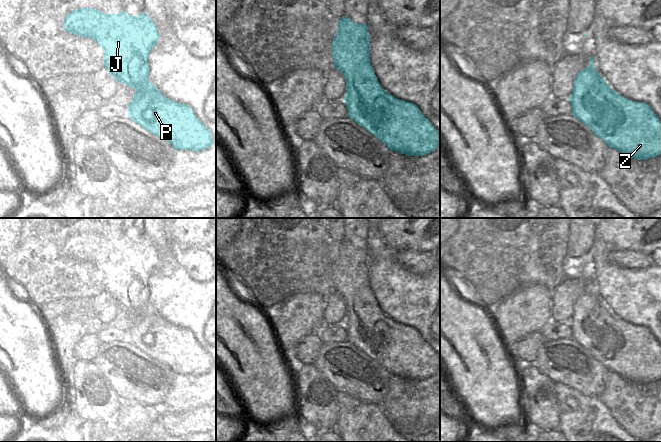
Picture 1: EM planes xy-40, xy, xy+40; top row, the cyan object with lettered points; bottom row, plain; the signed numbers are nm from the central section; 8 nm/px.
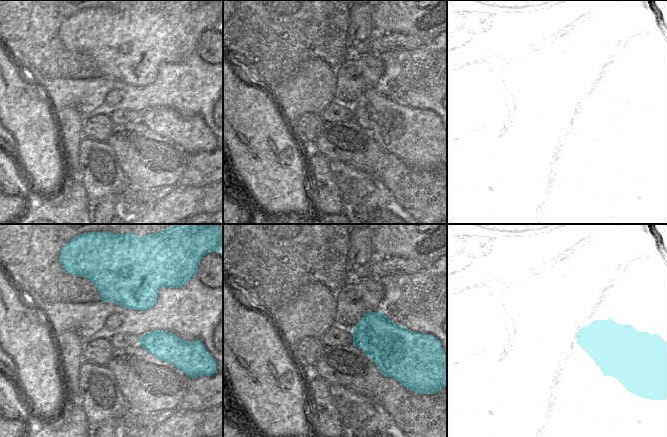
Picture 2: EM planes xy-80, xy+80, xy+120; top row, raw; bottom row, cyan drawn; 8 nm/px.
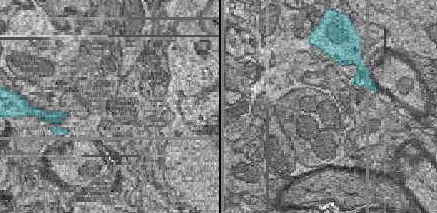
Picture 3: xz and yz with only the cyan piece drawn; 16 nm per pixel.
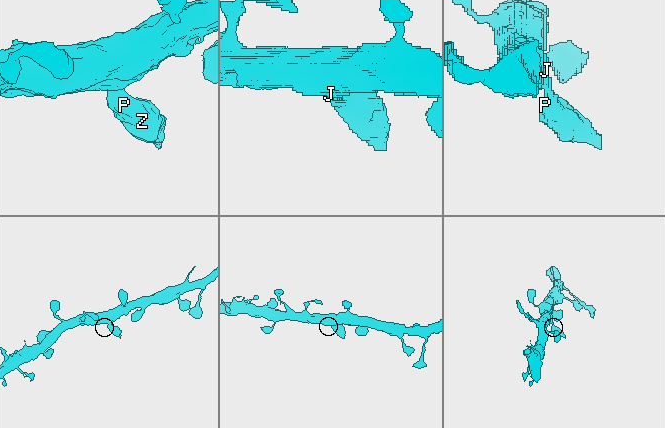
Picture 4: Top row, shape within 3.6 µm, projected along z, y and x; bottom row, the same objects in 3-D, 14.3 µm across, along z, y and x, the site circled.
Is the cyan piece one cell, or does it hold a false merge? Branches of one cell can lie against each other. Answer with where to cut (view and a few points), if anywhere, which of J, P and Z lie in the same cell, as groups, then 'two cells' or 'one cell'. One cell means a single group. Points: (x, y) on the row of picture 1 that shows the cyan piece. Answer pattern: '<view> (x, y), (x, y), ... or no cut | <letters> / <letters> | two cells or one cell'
no cut | J P Z | one cell

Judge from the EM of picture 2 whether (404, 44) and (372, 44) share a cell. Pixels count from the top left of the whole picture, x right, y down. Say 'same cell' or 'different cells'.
same cell

